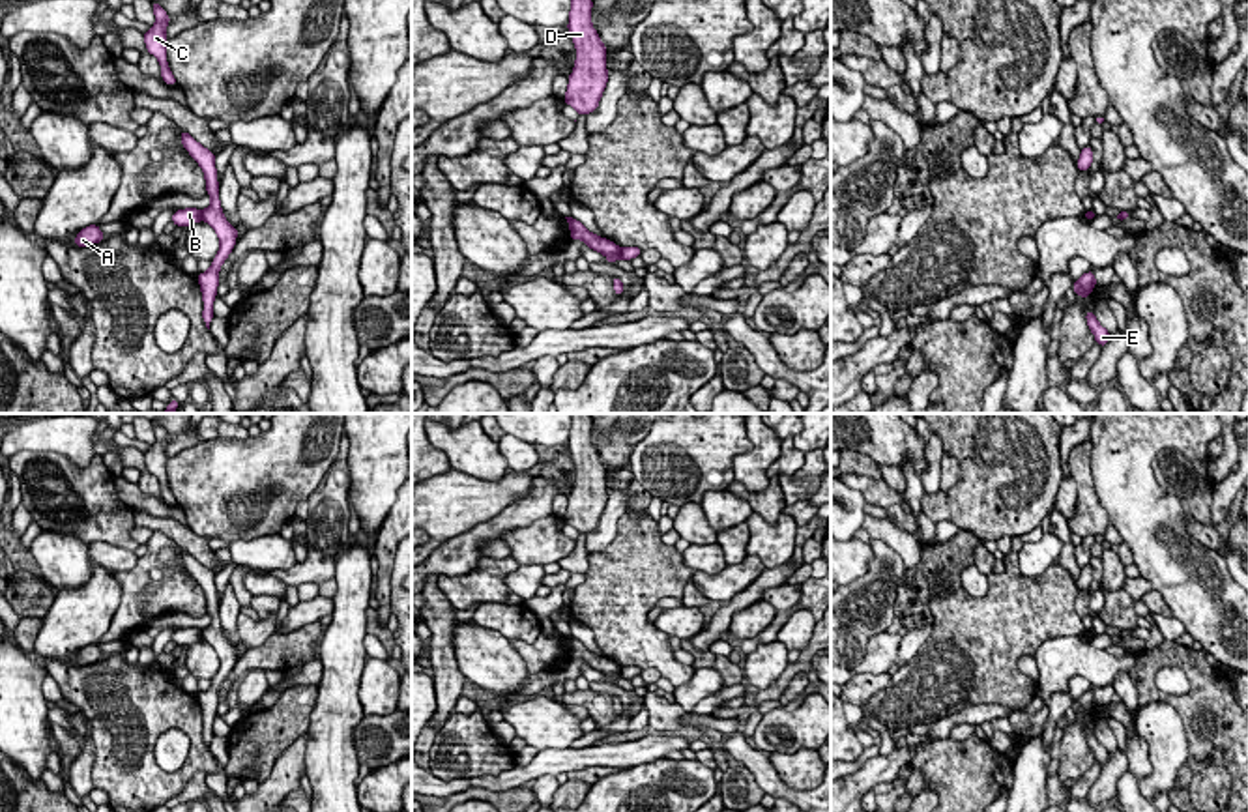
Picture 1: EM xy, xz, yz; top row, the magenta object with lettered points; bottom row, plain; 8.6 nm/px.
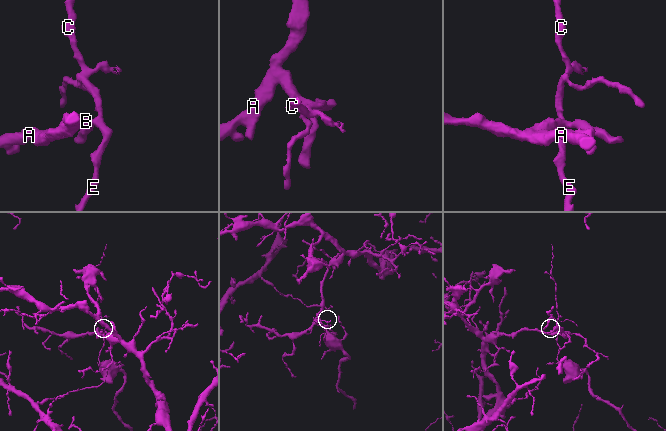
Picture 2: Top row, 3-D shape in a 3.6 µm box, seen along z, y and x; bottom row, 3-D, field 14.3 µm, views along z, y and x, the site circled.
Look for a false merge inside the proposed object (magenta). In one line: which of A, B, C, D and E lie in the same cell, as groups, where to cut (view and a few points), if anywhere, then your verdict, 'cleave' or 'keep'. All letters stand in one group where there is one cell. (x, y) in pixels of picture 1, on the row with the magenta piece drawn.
A B D / C E; cut in xz along (620, 249), (622, 257); cleave

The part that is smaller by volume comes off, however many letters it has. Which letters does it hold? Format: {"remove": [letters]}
{"remove": ["C", "E"]}

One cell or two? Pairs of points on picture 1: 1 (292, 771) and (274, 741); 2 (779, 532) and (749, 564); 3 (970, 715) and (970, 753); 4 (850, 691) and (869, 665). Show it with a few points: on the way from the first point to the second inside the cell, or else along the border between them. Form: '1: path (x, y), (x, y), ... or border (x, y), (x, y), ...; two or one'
1: border (305, 732), (277, 758), (272, 771), (259, 784); two
2: border (747, 552), (754, 554), (766, 567); two
3: border (925, 736), (930, 739), (949, 738); two
4: border (884, 672), (857, 672), (854, 676); two

